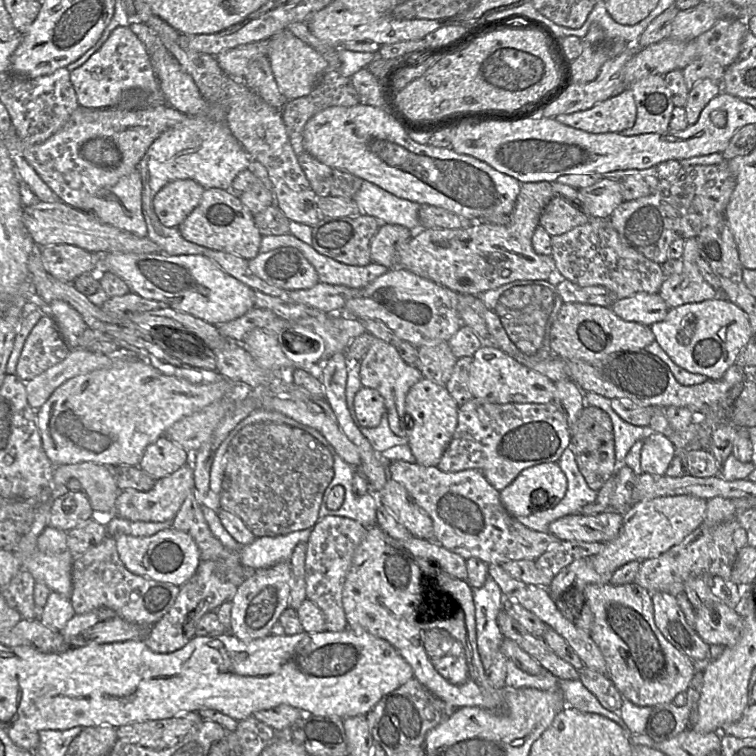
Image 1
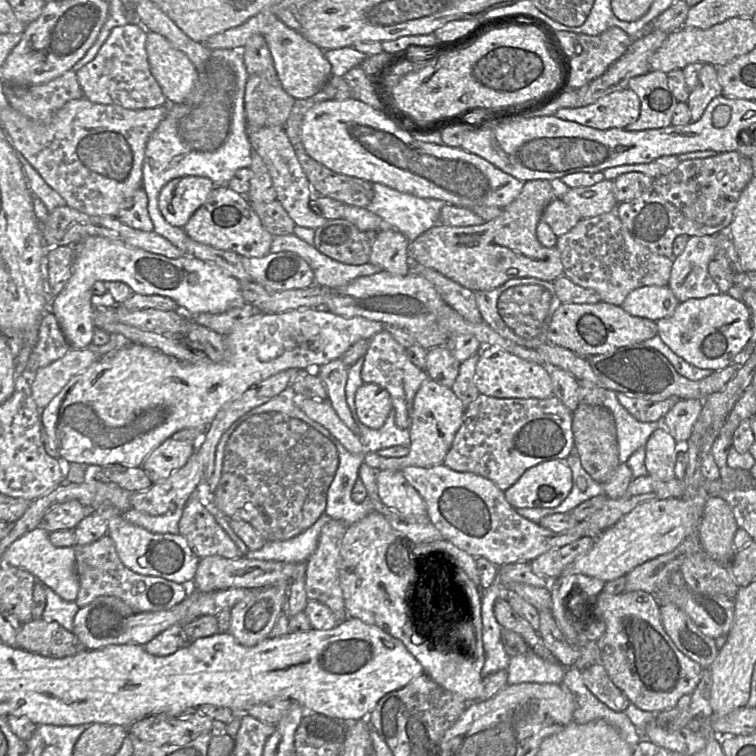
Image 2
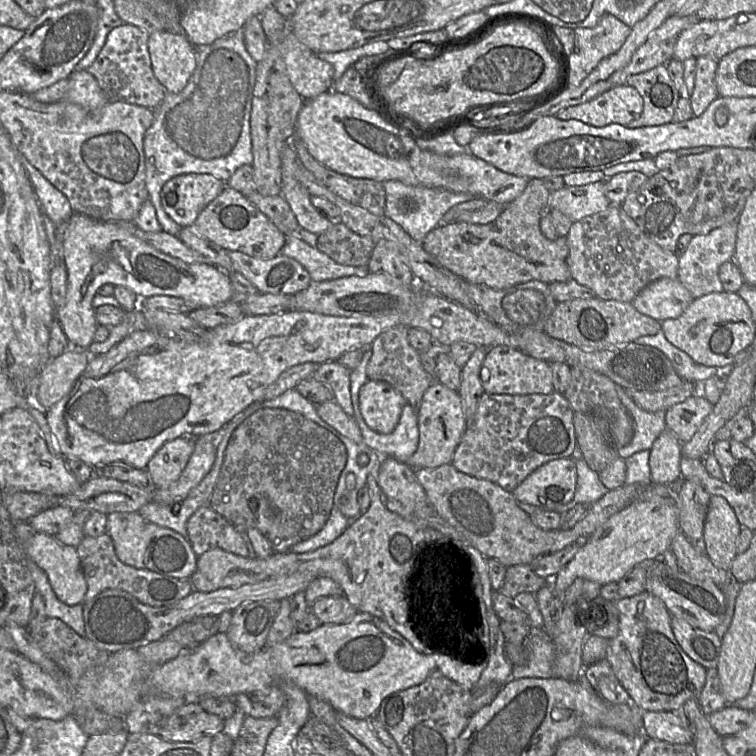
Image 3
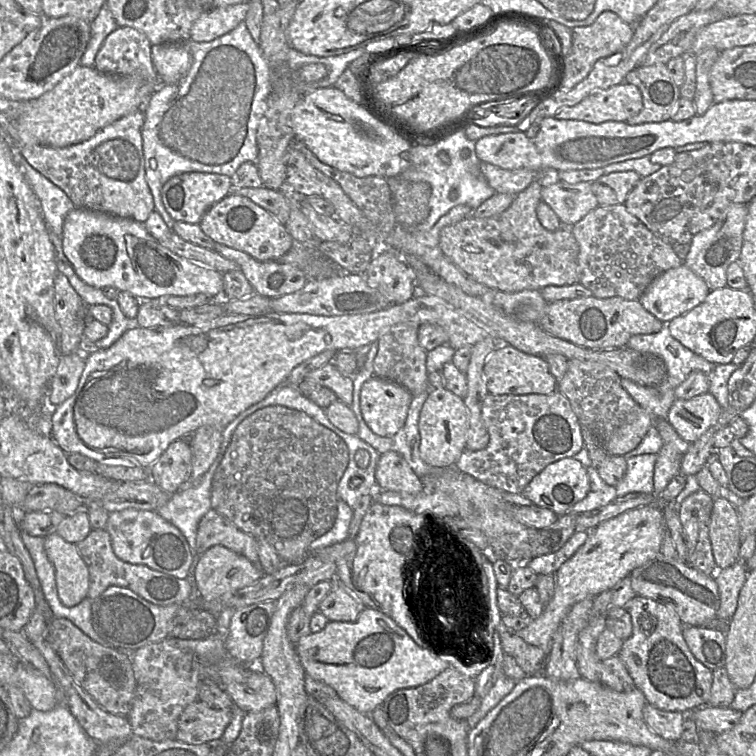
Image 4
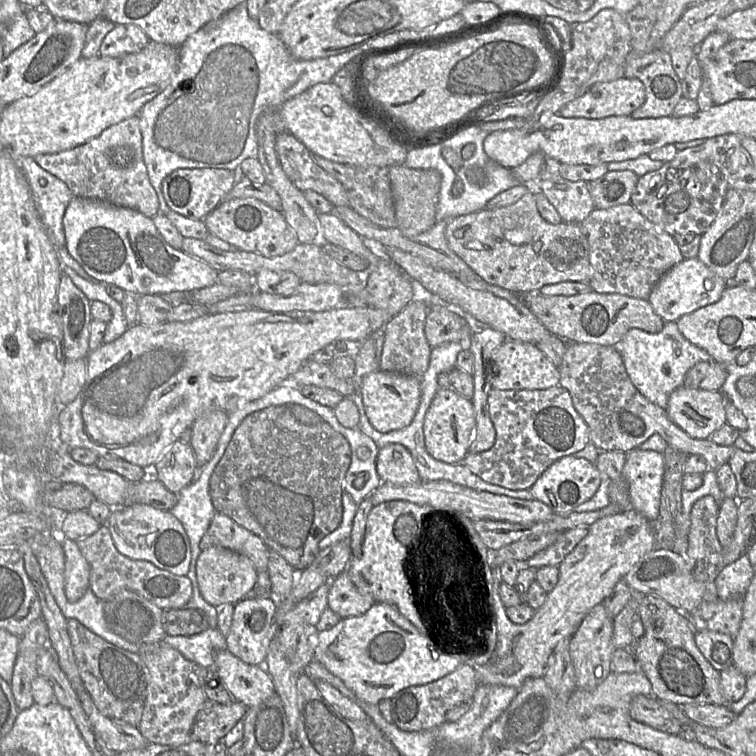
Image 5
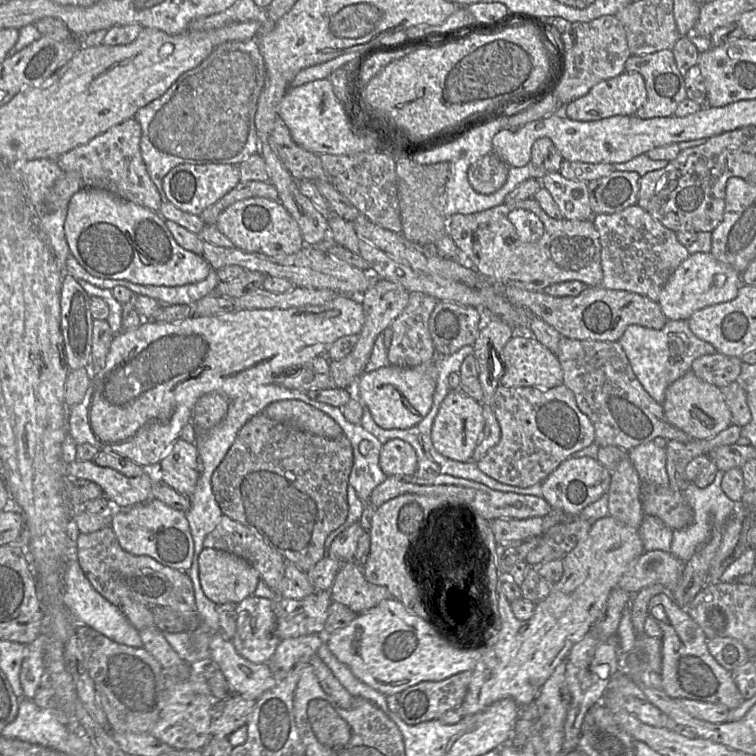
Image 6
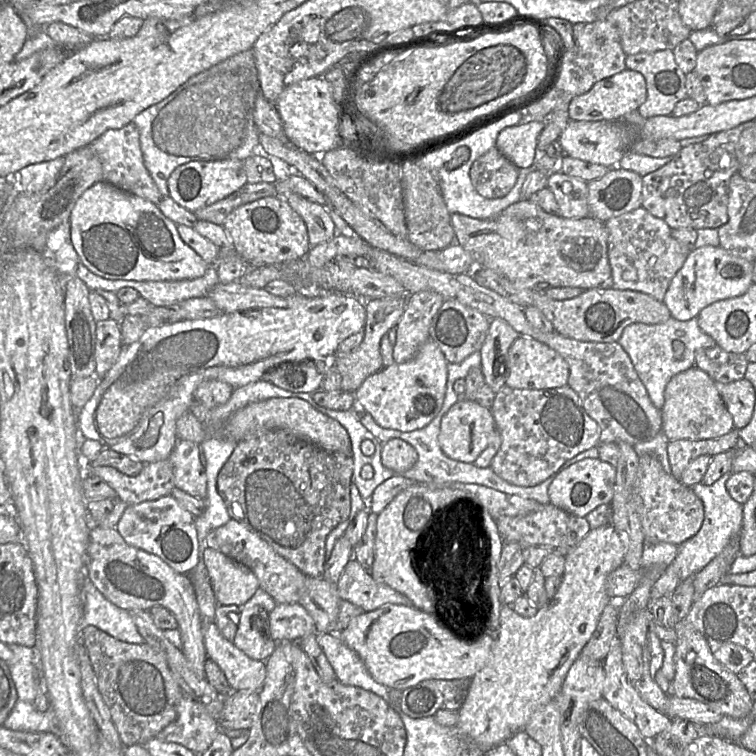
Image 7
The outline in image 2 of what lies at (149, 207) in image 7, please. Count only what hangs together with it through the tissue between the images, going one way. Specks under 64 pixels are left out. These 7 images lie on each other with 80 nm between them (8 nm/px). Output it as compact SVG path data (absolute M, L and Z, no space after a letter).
M100 236L87 237L73 247L72 275L64 289L51 299L49 309L57 318L71 348L83 349L92 345L96 328L91 289L97 281L123 282L136 294L168 297L187 315L223 313L246 304L241 283L236 278L218 266L192 256L171 259Z

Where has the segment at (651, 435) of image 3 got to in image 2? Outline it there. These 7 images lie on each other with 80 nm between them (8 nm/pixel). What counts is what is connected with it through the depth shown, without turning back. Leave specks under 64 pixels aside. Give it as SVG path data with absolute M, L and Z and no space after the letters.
M605 390L602 405L612 414L617 433L619 462L625 463L640 447L645 447L651 434L663 426L661 421L639 422L617 400L617 393Z

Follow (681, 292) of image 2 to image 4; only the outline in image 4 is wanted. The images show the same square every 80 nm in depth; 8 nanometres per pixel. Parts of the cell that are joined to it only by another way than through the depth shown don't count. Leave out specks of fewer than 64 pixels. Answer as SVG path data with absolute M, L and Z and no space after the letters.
M732 204L713 226L693 235L690 250L683 264L701 277L710 290L727 287L726 270L740 256L747 214L747 204Z

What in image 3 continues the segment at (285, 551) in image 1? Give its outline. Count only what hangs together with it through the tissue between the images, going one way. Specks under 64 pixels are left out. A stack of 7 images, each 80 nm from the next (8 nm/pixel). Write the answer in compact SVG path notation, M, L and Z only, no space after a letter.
M333 506L324 527L314 536L294 545L289 552L301 554L323 548L336 540L346 530L350 522L351 521L340 512L338 507Z

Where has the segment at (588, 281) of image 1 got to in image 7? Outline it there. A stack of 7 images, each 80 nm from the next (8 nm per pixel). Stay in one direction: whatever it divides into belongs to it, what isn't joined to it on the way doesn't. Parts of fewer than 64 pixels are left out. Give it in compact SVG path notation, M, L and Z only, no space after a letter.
M645 208L613 217L604 222L608 230L608 259L612 272L612 287L643 292L662 301L675 274L692 250L671 235L671 228Z

